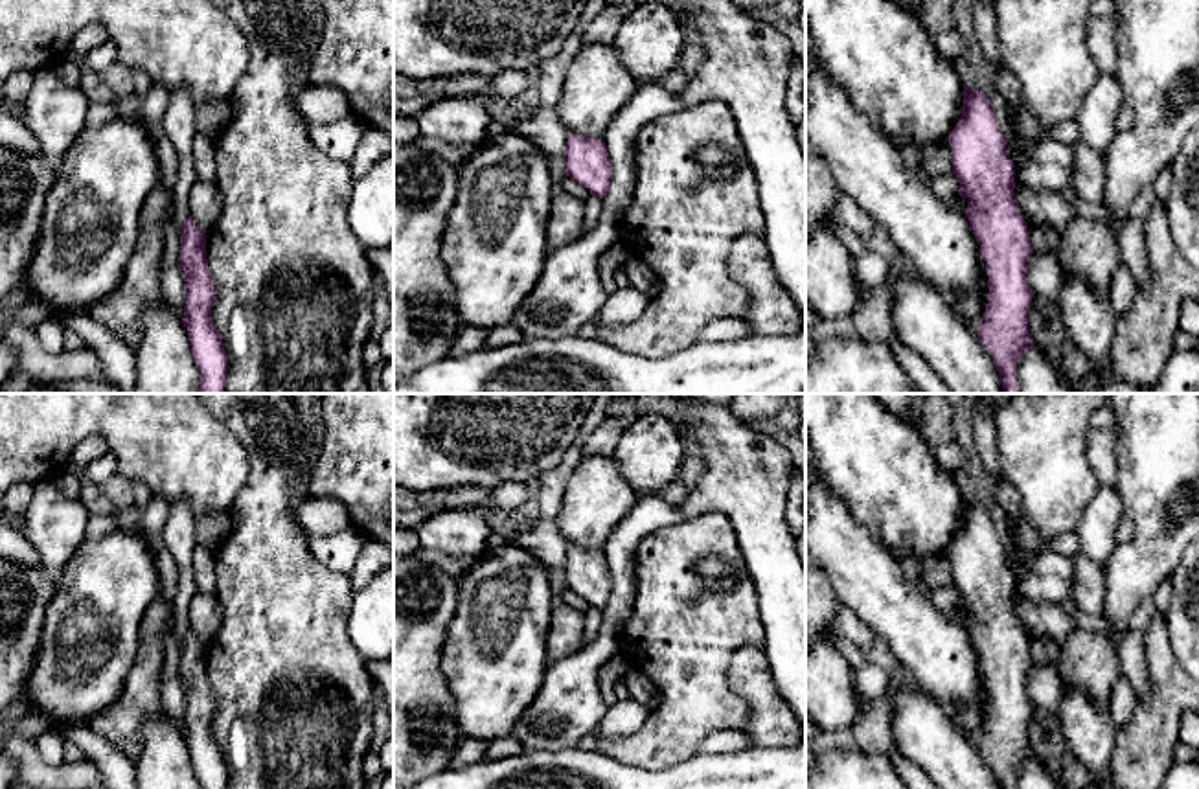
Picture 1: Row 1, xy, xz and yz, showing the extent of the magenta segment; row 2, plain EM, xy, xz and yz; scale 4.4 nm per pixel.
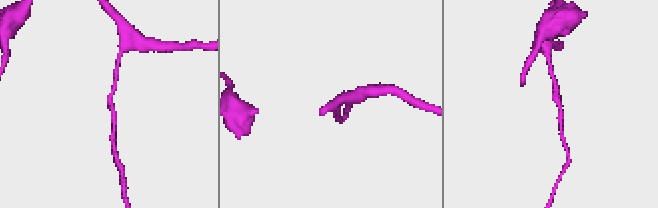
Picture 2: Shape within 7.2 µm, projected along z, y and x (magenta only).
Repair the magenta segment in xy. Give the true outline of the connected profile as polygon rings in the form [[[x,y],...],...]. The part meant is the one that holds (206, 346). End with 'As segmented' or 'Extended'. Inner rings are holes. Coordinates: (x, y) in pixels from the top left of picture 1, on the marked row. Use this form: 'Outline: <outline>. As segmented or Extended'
Outline: [[[189,215],[180,235],[180,272],[186,283],[184,327],[200,373],[197,394],[224,394],[228,355],[211,320],[217,287],[206,259],[206,230]]]. As segmented

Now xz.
Outline: [[[570,134],[565,153],[566,177],[590,195],[603,199],[612,180],[611,158],[603,140]]]. As segmented

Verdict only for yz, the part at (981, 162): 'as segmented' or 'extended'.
as segmented

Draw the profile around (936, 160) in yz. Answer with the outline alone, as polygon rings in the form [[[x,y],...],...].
[[[949,140],[925,145],[919,151],[921,151],[921,173],[927,178],[953,175],[953,154],[951,154]]]

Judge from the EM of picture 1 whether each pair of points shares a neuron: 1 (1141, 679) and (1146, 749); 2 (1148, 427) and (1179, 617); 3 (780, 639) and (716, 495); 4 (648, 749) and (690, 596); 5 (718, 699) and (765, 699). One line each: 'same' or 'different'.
1: different
2: different
3: same
4: same
5: different

